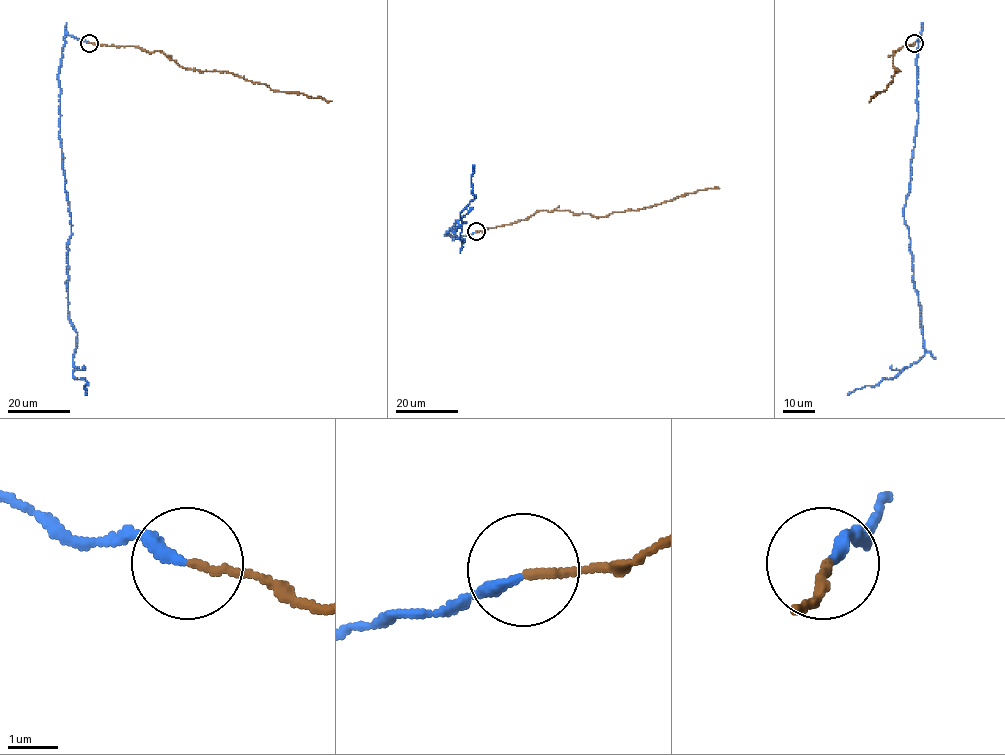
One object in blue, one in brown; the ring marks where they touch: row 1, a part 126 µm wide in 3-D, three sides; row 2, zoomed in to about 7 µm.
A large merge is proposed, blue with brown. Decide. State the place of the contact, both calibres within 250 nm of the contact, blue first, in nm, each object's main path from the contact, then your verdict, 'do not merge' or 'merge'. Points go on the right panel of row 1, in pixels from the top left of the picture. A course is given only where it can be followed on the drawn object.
at (914, 43); 240 nm thick on the blue side, 170 nm on the other; blue runs (914, 42), (920, 34), (916, 59), (918, 123), (903, 215), (908, 229), (925, 354), (896, 376), (847, 394); brown runs (914, 42), (892, 51), (893, 67), (896, 72), (899, 71), (895, 71), (886, 90), (877, 92), (870, 101); merge

